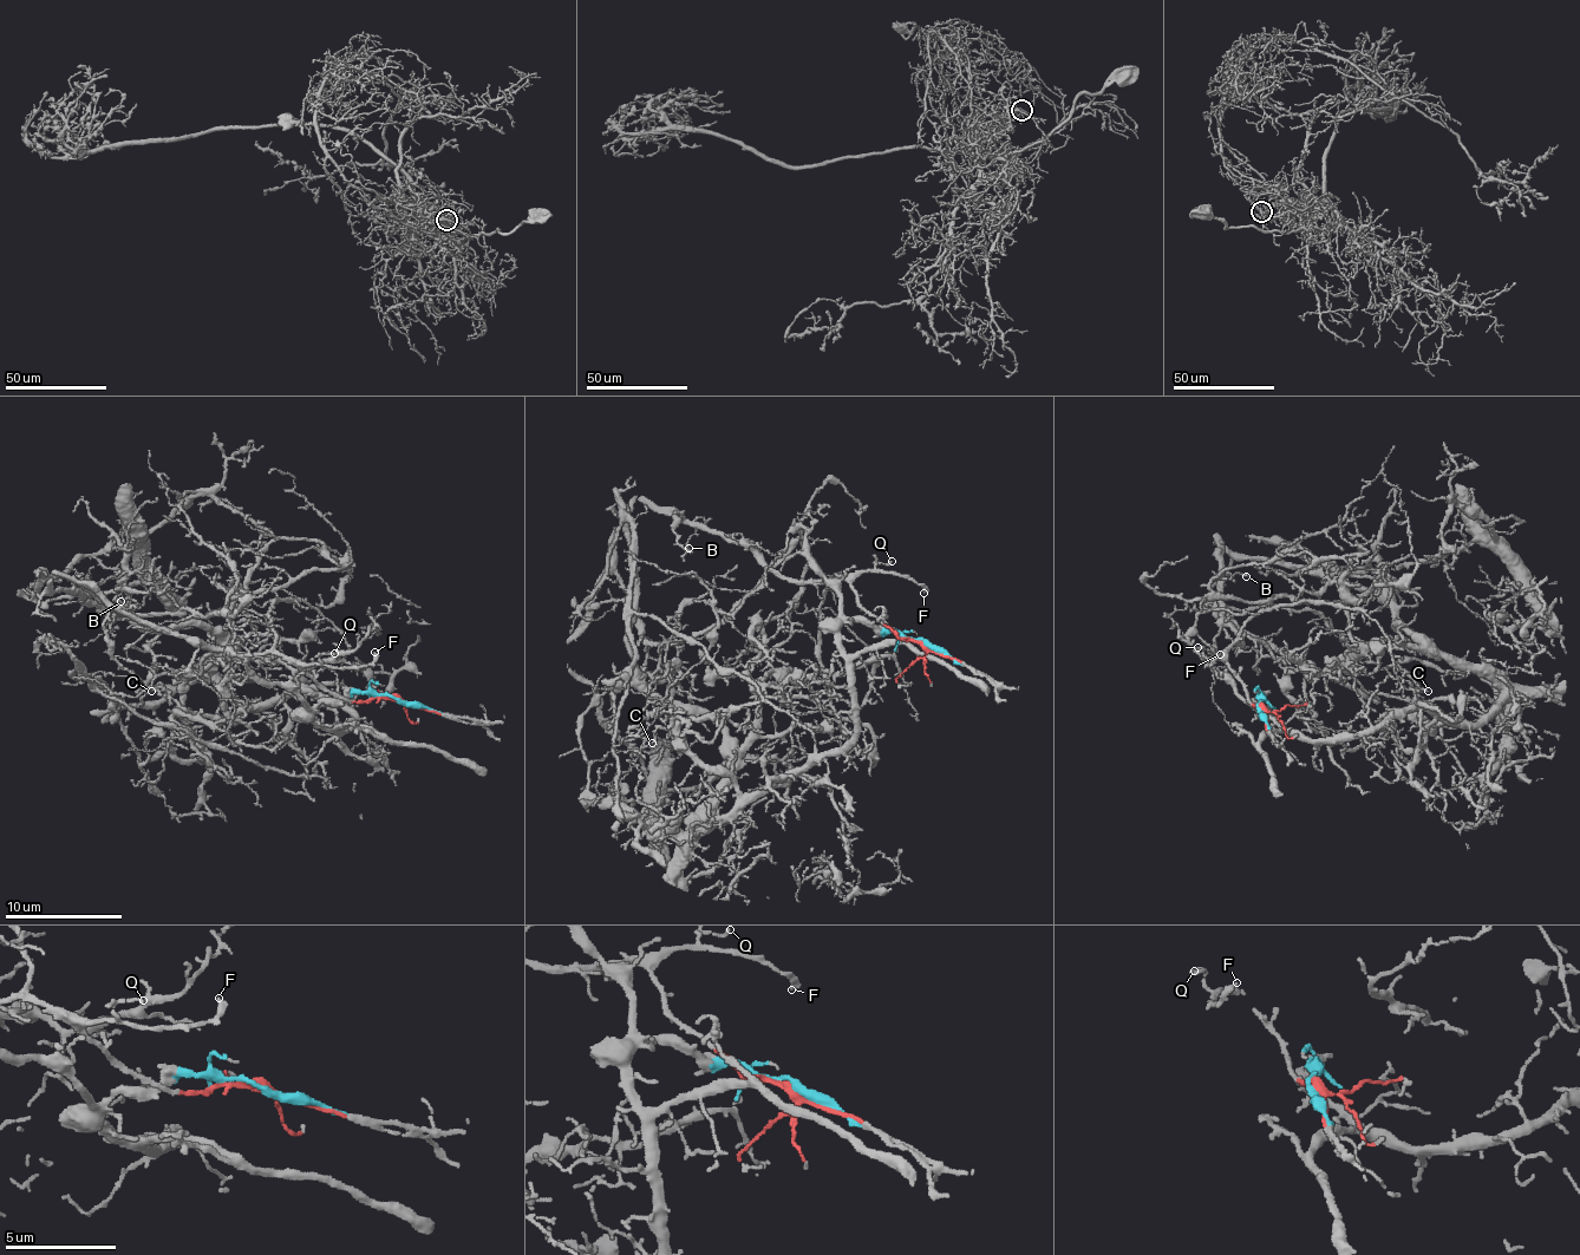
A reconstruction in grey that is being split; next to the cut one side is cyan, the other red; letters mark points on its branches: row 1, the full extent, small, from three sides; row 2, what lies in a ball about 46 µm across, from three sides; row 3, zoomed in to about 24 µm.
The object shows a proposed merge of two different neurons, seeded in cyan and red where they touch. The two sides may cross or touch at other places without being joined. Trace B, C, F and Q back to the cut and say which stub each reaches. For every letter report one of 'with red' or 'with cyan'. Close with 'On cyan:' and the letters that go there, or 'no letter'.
B: with red
C: with cyan
F: with red
Q: with red
On cyan: C

